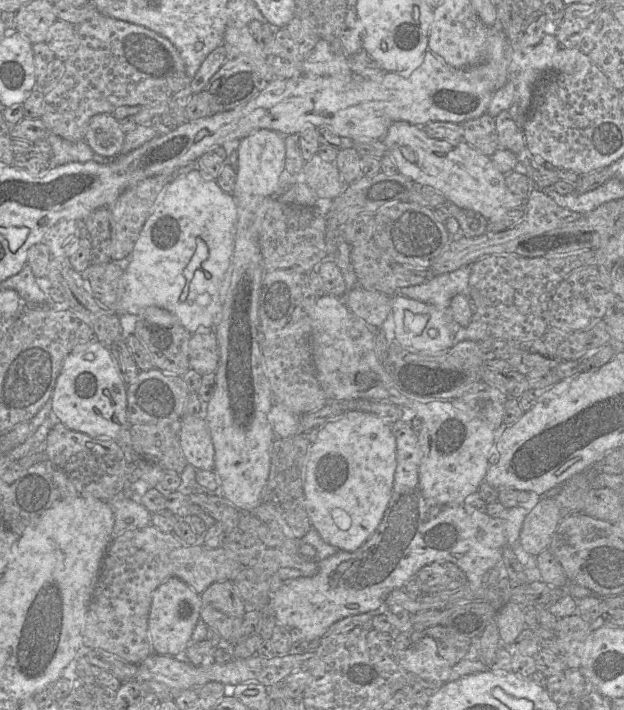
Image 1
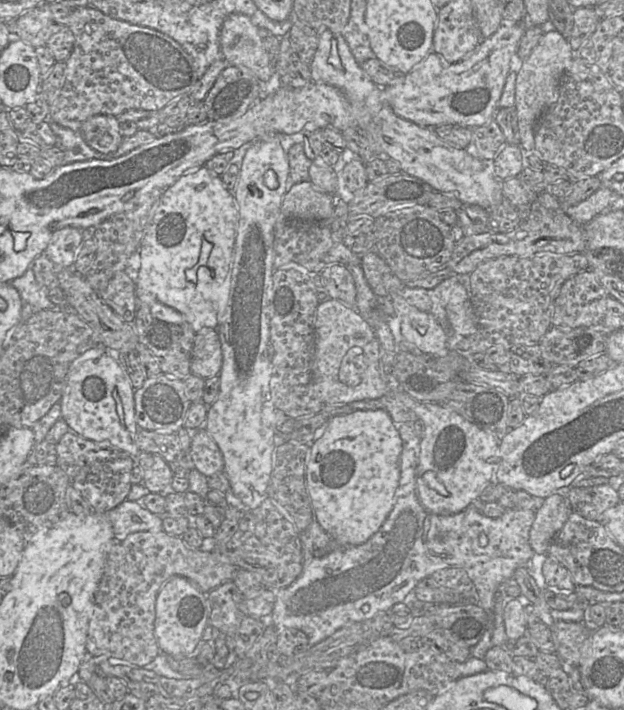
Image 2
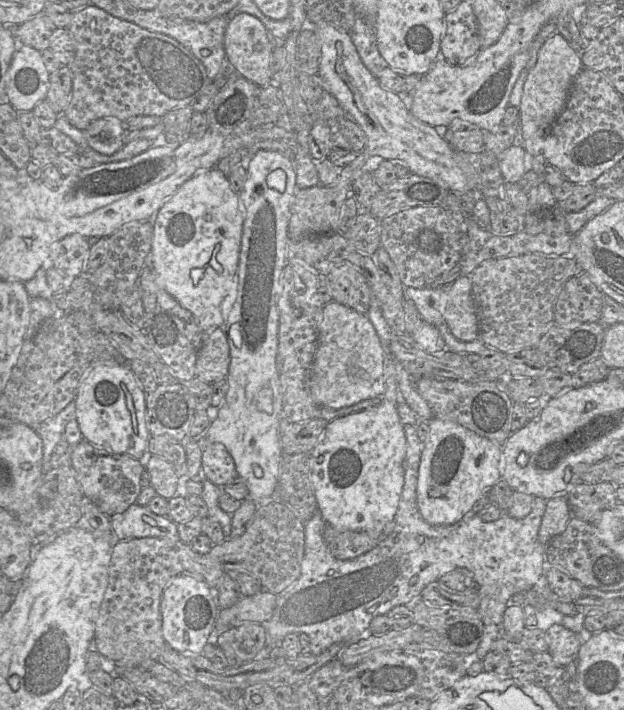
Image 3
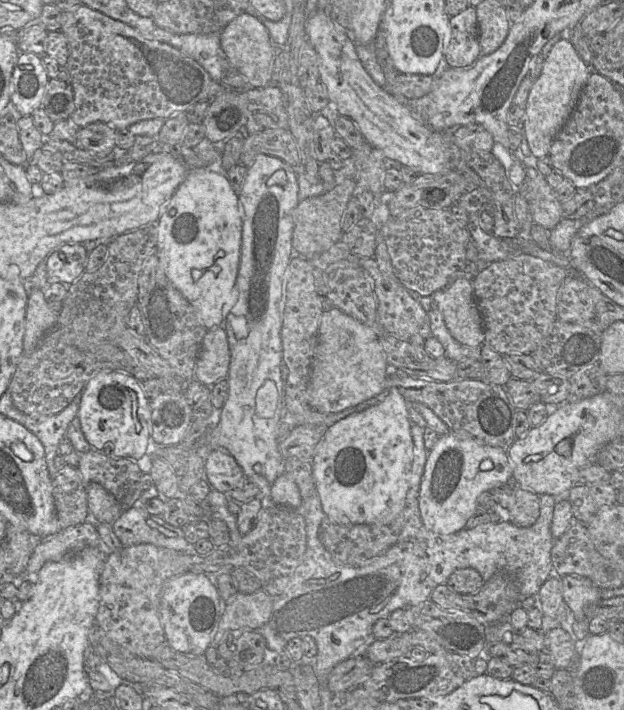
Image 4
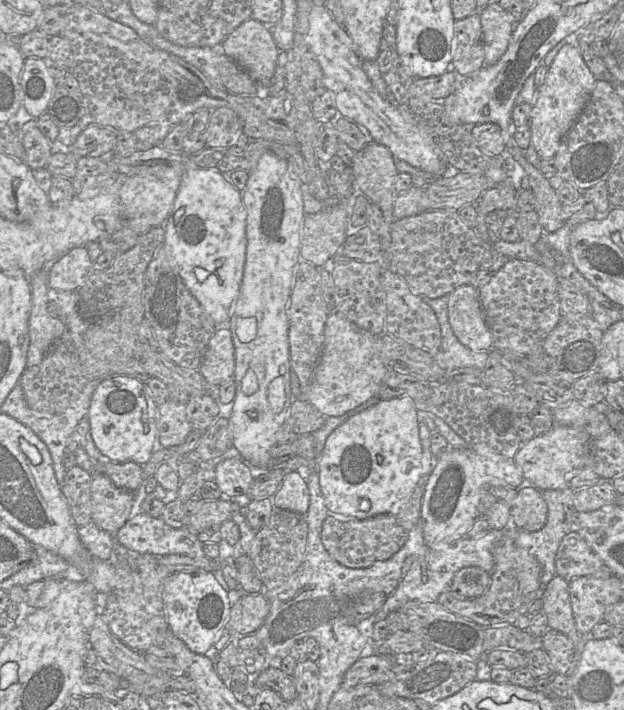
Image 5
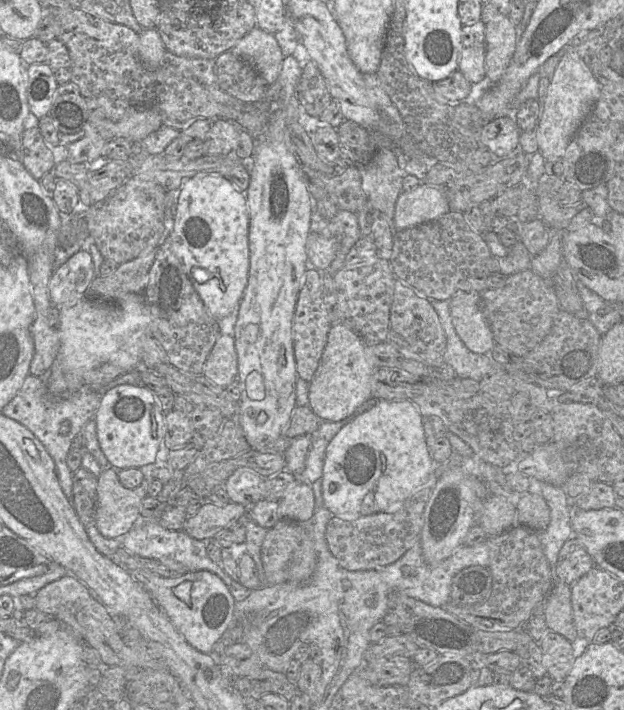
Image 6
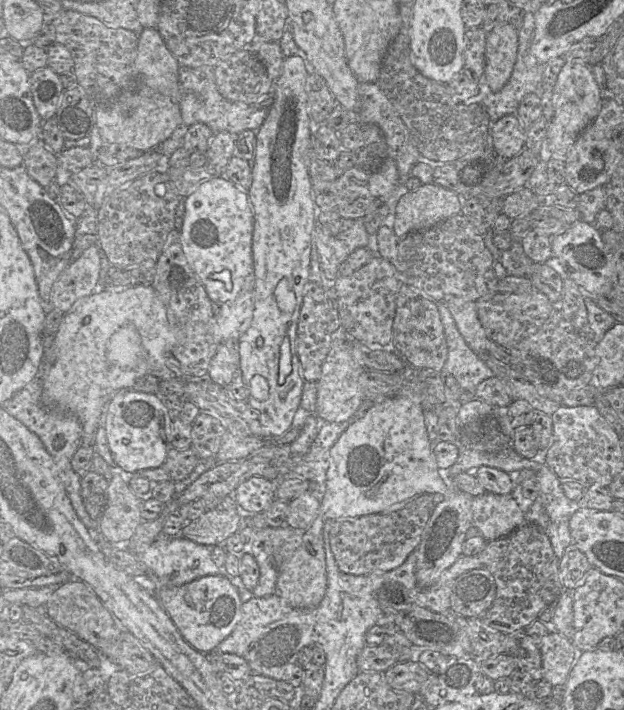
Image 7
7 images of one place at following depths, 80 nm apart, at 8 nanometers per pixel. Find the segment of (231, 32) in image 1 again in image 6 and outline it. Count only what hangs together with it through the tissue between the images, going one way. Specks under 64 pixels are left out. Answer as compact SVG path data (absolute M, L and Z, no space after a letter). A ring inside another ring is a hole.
M255 27L231 51L248 60L267 86L278 80L284 56L273 34Z

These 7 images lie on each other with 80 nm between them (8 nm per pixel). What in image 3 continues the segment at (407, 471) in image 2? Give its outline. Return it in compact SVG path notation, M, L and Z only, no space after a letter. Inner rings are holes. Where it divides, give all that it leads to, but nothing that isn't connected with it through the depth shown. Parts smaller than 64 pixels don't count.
M404 426L407 441L405 477L399 507L389 534L367 553L352 559L338 560L329 551L324 539L325 521L319 511L304 526L304 557L299 577L284 591L276 595L276 605L269 621L265 622L266 645L269 649L280 646L289 633L305 633L311 640L311 654L319 655L333 644L357 642L369 633L373 618L387 614L398 605L412 606L423 587L438 580L446 572L463 568L471 571L480 596L478 613L484 624L484 634L475 652L475 659L483 660L491 651L493 642L502 635L503 615L510 598L518 592L533 592L543 582L546 566L546 548L538 539L538 532L546 509L547 500L534 497L531 512L523 519L515 519L507 513L492 522L485 522L472 510L461 521L448 526L434 526L426 522L417 507L417 479L422 454L422 444L415 426Z

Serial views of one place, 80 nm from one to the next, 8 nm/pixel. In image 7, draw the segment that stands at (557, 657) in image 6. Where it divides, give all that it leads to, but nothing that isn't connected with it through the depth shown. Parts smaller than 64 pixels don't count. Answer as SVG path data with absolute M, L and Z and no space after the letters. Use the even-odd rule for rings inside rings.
M549 632L540 645L543 679L552 686L565 685L581 651L570 639L558 632Z

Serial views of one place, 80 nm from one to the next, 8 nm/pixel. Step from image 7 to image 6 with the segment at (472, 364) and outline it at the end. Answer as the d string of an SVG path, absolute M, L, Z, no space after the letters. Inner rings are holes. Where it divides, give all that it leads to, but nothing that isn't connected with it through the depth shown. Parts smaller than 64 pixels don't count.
M424 298L437 312L446 336L444 363L449 364L460 378L470 378L480 382L492 369L492 359L488 354L470 351L458 336L452 323L449 300Z

